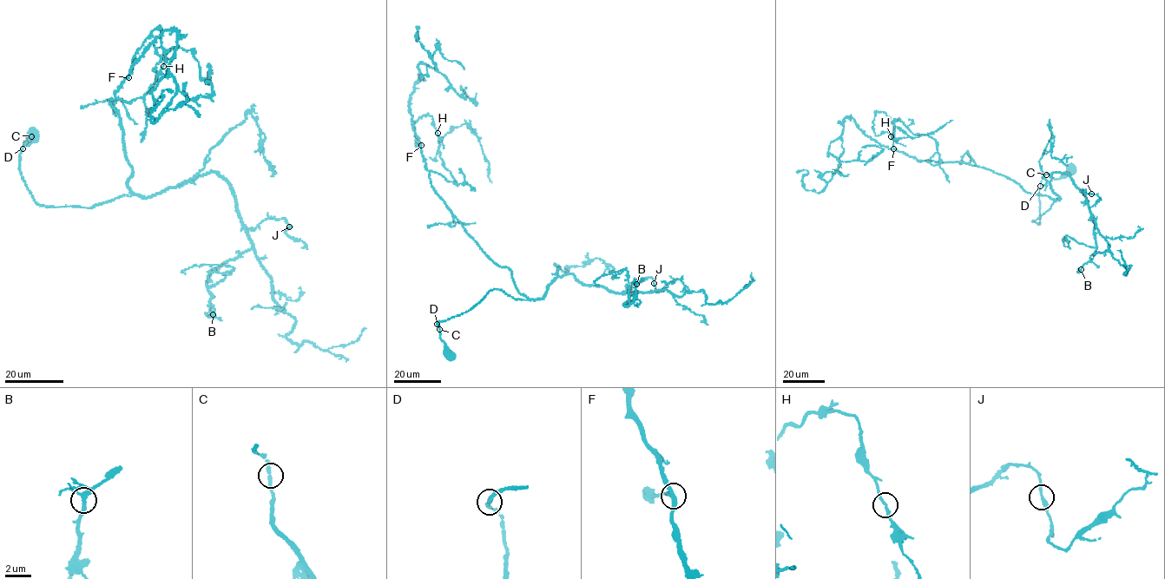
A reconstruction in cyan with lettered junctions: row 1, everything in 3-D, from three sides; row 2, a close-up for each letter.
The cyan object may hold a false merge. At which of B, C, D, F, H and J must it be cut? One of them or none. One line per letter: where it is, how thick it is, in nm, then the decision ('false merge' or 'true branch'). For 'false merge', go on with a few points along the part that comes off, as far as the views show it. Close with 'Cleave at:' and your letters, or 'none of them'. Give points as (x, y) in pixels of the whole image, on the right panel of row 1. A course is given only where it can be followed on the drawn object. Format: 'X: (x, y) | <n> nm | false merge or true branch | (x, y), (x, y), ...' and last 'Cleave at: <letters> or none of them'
B: (1081, 269) | 260 nm | true branch
C: (1046, 174) | 260 nm | true branch
D: (1040, 186) | 280 nm | true branch
F: (893, 148) | 240 nm | true branch
H: (891, 136) | 180 nm | true branch
J: (1091, 194) | 240 nm | true branch
Cleave at: none of them

